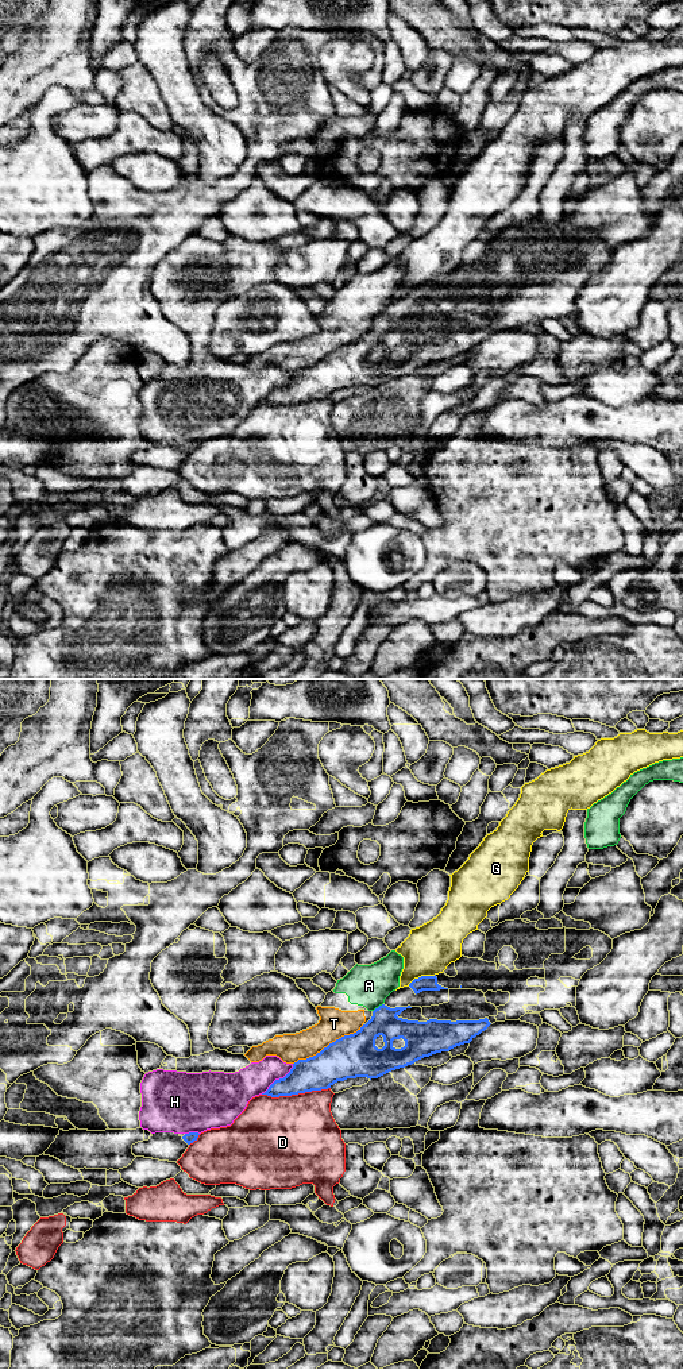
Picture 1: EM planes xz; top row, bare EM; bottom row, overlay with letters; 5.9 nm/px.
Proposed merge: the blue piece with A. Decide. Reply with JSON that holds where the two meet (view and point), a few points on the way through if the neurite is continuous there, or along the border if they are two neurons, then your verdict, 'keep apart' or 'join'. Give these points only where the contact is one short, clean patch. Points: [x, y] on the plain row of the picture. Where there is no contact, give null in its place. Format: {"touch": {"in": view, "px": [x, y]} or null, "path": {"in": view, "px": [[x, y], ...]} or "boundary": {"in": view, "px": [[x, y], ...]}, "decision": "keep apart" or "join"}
{"touch": {"in": "xz", "px": [378, 316]}, "decision": "keep apart"}

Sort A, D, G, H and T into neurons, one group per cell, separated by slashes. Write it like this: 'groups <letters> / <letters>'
groups A T / D / G / H

